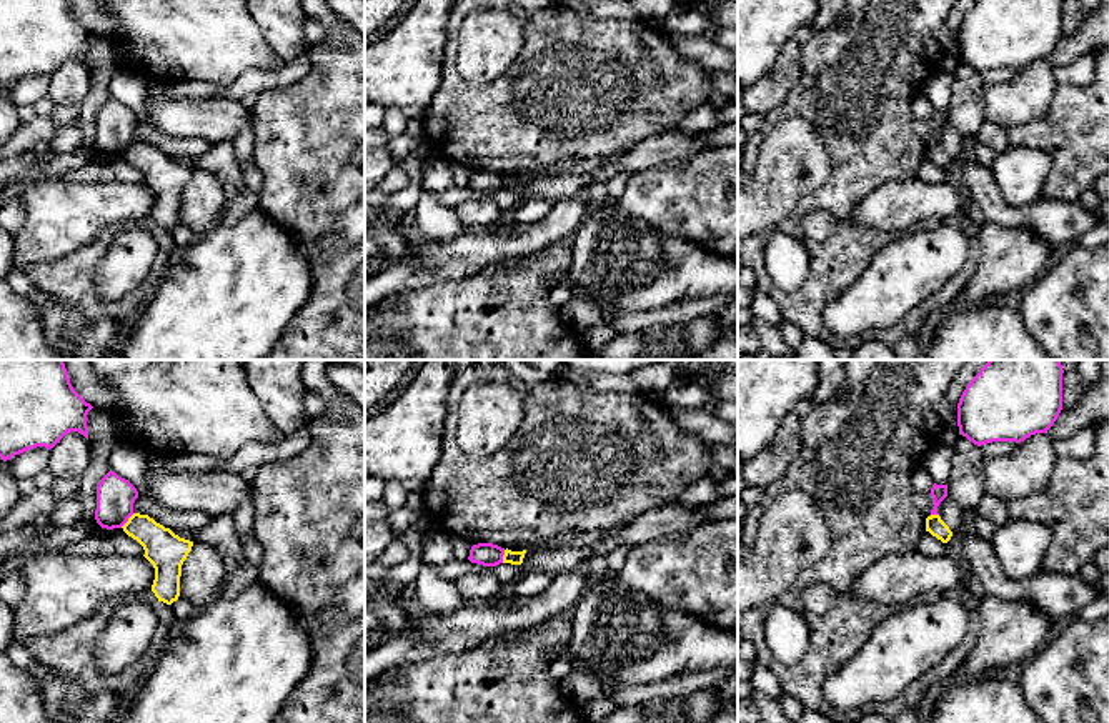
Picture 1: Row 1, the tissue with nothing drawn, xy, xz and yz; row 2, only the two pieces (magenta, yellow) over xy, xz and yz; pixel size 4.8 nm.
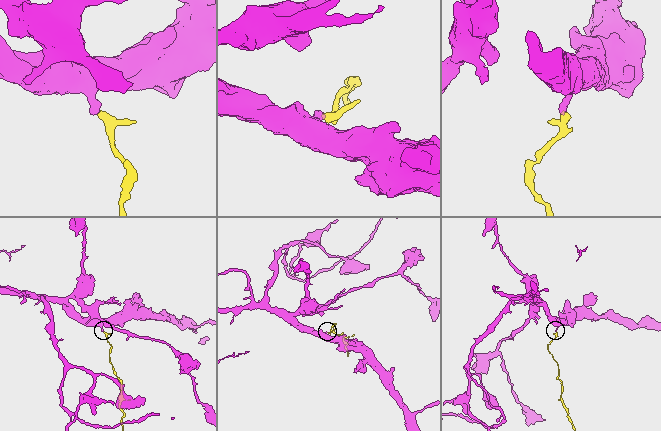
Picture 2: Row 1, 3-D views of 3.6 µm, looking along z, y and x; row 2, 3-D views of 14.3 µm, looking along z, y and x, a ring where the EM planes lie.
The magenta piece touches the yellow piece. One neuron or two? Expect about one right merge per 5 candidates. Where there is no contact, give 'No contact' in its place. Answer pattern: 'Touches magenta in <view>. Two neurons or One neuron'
Touches magenta in xy. Two neurons

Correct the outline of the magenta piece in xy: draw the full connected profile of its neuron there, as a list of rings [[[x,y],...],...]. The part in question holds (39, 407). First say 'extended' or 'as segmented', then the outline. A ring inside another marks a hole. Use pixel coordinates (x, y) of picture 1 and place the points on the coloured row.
as segmented | [[[0,360],[0,458],[7,461],[37,446],[50,450],[70,431],[88,440],[87,415],[92,408],[73,390],[63,360]]]

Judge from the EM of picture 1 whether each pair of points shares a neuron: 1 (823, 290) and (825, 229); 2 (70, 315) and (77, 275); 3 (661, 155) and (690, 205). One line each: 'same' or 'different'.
1: different
2: different
3: different

